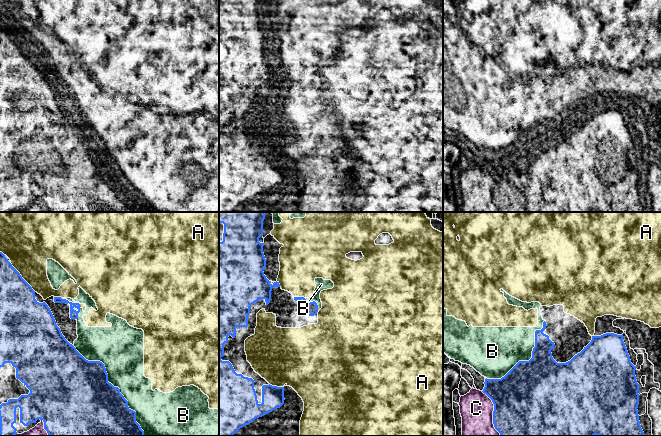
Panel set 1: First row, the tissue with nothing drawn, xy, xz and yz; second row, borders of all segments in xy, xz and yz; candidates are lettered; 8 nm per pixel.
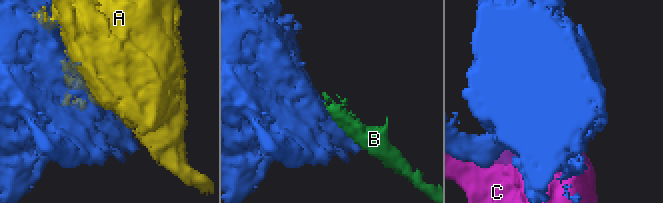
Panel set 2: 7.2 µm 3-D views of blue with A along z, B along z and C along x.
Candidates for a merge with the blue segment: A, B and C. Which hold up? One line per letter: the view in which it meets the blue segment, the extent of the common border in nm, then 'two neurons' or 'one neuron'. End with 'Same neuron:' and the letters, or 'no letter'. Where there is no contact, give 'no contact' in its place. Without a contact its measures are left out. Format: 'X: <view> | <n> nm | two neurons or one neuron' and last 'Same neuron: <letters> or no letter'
A: xy | 300 nm | two neurons
B: xy | 900 nm | two neurons
C: yz | 400 nm | two neurons
Same neuron: no letter

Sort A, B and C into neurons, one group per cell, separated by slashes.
A B / C

